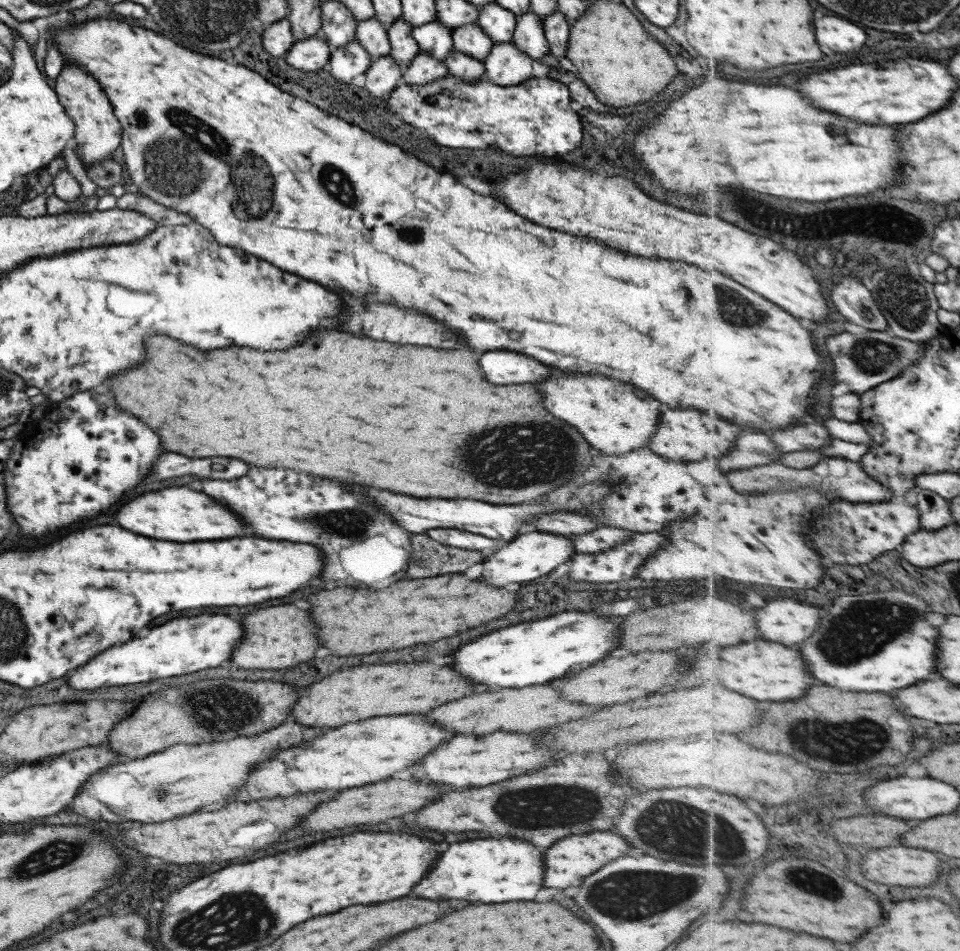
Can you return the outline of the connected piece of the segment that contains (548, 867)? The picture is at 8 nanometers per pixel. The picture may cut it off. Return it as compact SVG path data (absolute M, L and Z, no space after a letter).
M591 832L585 836L567 836L551 844L543 852L543 888L571 888L579 886L579 882L602 867L603 864L625 855L631 846L619 838L619 834L611 832Z

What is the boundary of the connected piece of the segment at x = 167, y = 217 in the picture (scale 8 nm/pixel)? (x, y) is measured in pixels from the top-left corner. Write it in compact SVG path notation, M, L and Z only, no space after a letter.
M125 193L120 198L112 200L113 206L119 209L135 210L143 216L156 222L156 226L166 225L186 225L191 223L191 218L187 214L165 208L162 204L157 204L151 199L138 193Z

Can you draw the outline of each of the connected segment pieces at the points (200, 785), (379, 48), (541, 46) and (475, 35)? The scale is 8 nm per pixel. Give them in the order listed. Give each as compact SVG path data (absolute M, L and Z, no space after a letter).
M285 722L269 732L263 732L259 736L253 738L235 738L225 742L211 742L209 744L199 744L199 746L183 746L173 745L167 747L164 751L159 751L147 755L140 759L123 759L115 764L99 770L87 777L87 781L83 781L83 786L79 787L77 793L71 801L68 808L71 808L75 814L87 818L87 820L105 820L105 822L122 822L130 820L130 822L140 822L145 824L153 824L153 822L163 822L171 820L183 814L188 815L195 812L195 808L207 806L211 802L229 798L233 794L233 788L237 788L245 776L247 770L257 762L263 760L265 754L271 754L277 748L285 748L285 746L293 746L295 742L299 742L301 738L311 738L317 730L315 728L301 728L299 724L293 722Z
M371 16L369 20L357 22L354 40L359 42L359 46L367 52L371 59L381 58L381 56L390 54L386 29L386 26L379 24L375 16Z
M528 10L515 18L512 44L532 60L539 60L548 53L549 46L543 36L542 21L533 12Z
M469 22L451 32L452 48L461 54L467 54L475 60L483 60L489 52L492 42L487 34L477 26L477 22Z

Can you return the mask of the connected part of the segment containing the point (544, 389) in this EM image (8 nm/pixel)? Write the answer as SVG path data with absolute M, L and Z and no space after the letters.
M551 370L549 378L539 382L537 392L541 394L541 402L549 414L565 420L587 440L587 444L599 452L605 452L605 455L625 454L633 449L641 449L647 446L647 438L655 430L659 402L647 398L647 394L639 394L639 390L627 386L625 382L615 382L599 374L565 374L561 370Z

